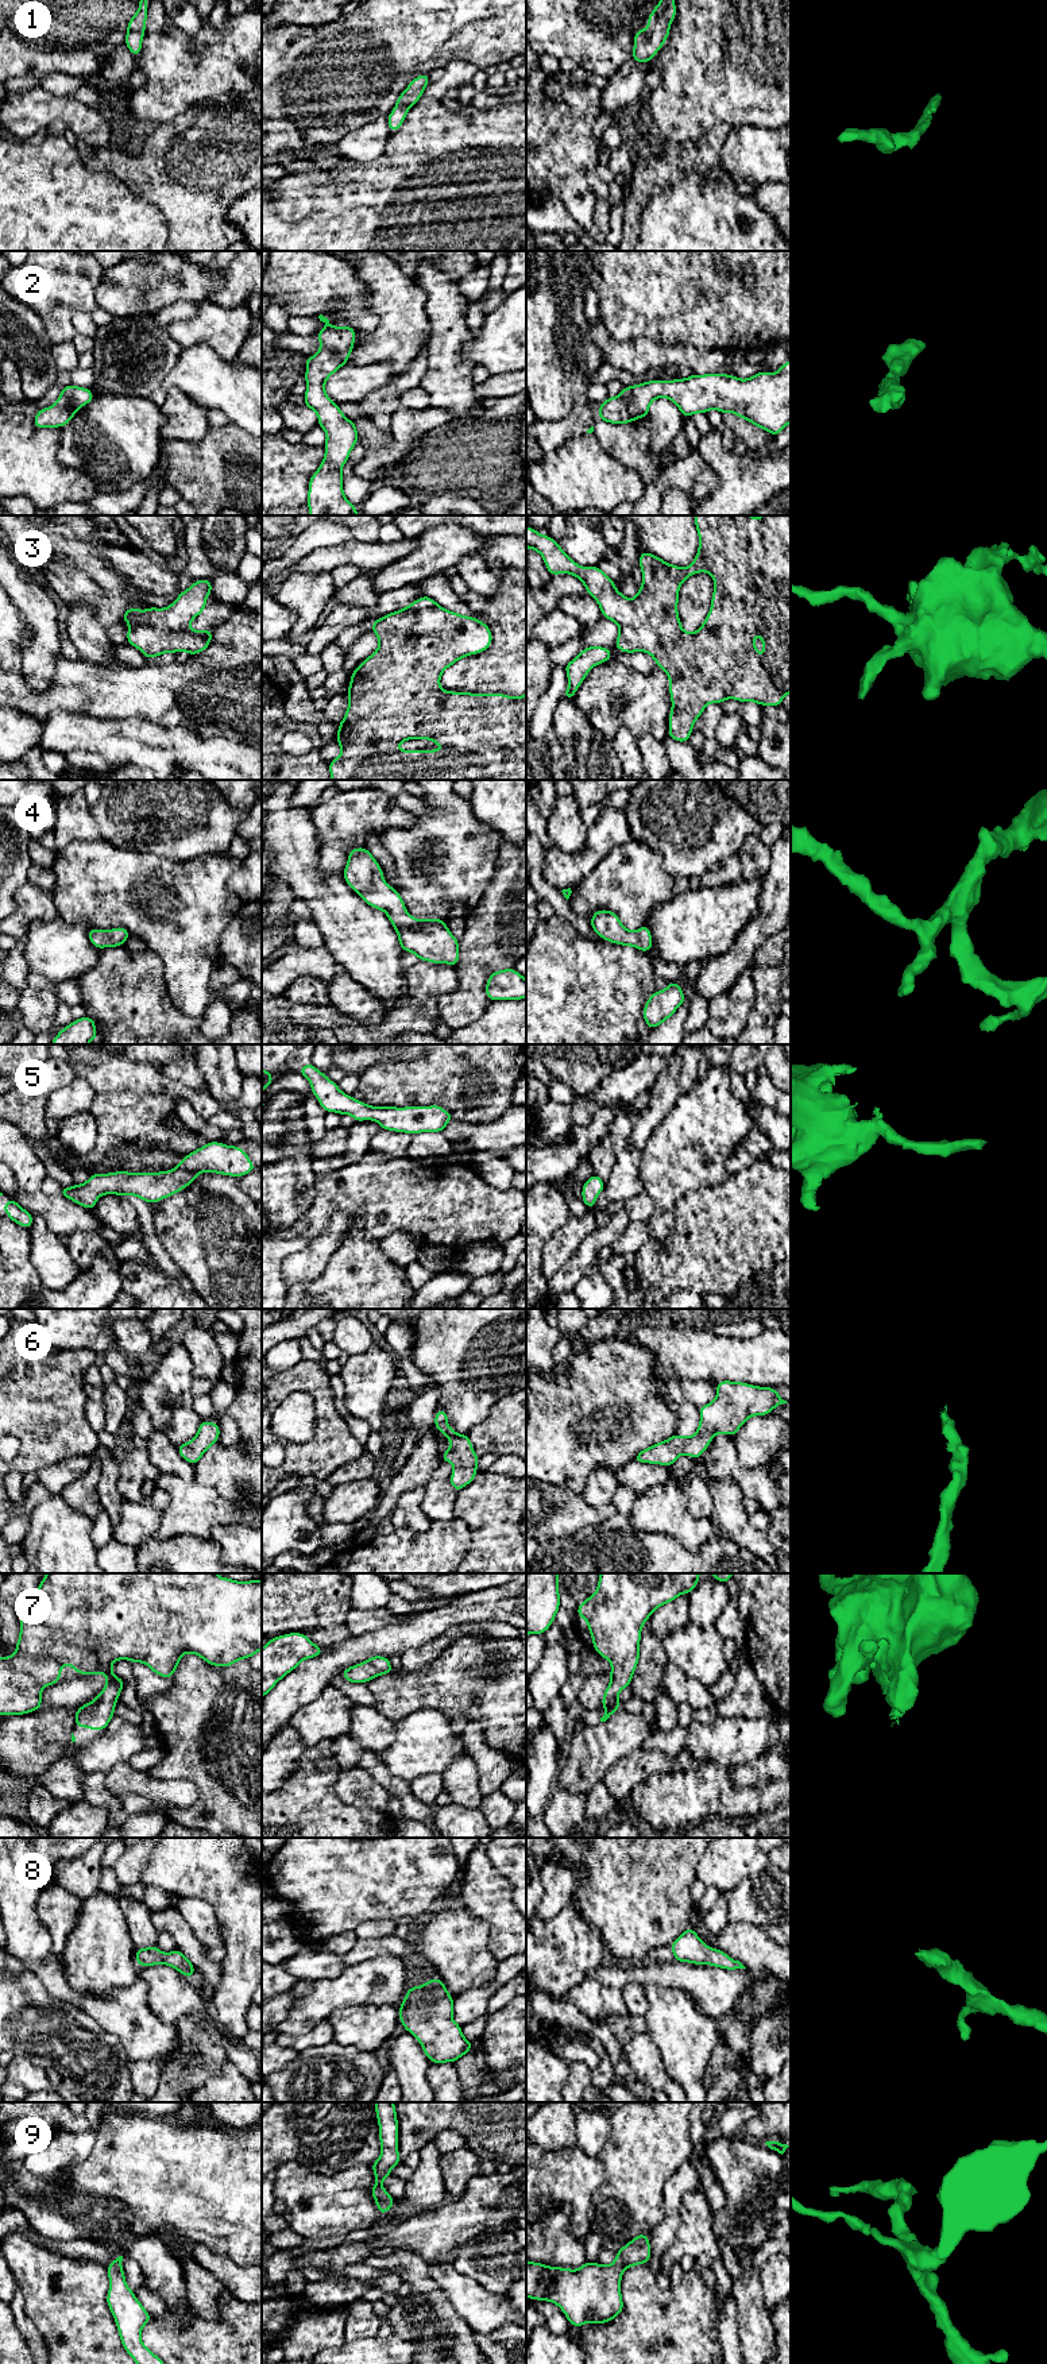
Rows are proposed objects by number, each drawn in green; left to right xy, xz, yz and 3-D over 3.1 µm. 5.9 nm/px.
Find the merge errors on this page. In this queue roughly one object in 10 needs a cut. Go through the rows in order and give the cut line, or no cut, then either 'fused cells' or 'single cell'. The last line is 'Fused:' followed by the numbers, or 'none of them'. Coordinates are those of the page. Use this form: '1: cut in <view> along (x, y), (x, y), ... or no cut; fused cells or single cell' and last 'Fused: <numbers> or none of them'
1: no cut; single cell
2: no cut; single cell
3: no cut; single cell
4: no cut; single cell
5: no cut; single cell
6: no cut; single cell
7: no cut; single cell
8: no cut; single cell
9: no cut; single cell
Fused: none of them

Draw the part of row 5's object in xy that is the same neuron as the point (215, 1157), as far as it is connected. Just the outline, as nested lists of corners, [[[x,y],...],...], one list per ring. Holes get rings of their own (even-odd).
[[[209,1142],[182,1158],[170,1171],[90,1174],[85,1183],[61,1187],[59,1194],[90,1210],[105,1194],[136,1195],[152,1205],[188,1187],[205,1171],[240,1178],[255,1170],[243,1148]]]

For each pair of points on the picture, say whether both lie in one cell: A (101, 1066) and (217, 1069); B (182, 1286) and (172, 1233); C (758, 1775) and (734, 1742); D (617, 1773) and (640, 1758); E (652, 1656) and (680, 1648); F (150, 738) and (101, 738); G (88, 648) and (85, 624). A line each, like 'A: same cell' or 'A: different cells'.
A: different cells
B: different cells
C: different cells
D: same cell
E: different cells
F: same cell
G: same cell

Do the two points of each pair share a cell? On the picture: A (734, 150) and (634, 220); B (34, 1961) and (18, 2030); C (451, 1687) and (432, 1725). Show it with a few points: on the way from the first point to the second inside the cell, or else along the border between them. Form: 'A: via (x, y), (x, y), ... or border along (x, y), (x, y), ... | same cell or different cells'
A: border along (733, 128), (723, 146), (722, 165) | different cells
B: border along (24, 1967), (51, 1994) | different cells
C: border along (408, 1714), (416, 1710), (437, 1708), (451, 1721) | different cells

